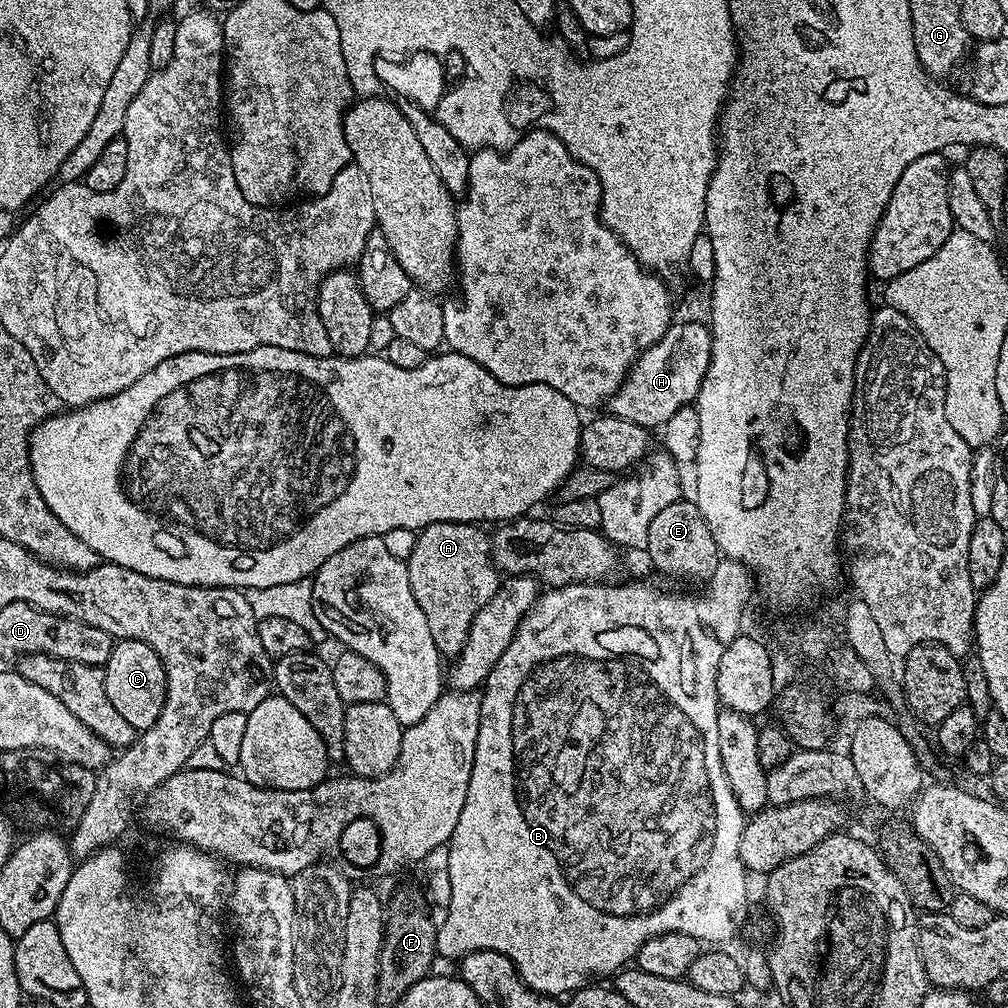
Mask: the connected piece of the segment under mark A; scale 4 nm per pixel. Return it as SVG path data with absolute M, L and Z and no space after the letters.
M434 522L417 531L414 551L406 561L415 601L426 614L431 637L444 658L455 658L466 646L478 610L494 598L502 583L492 562L492 536L484 532L479 524Z

